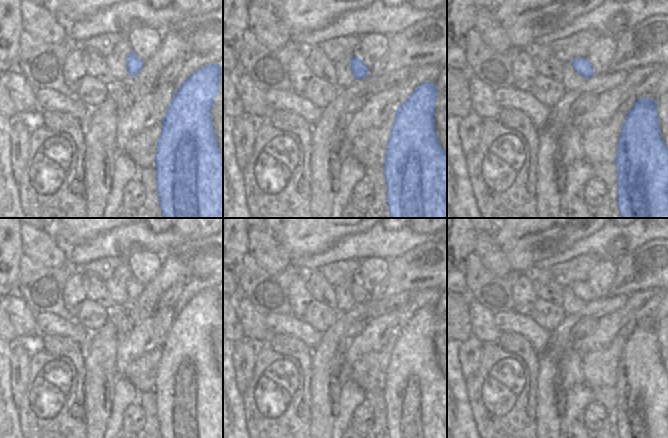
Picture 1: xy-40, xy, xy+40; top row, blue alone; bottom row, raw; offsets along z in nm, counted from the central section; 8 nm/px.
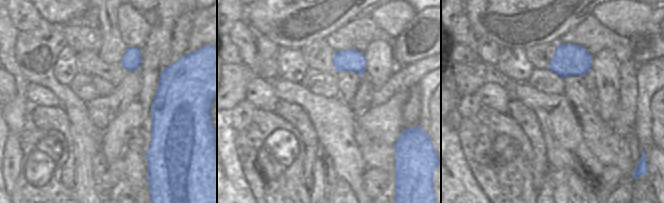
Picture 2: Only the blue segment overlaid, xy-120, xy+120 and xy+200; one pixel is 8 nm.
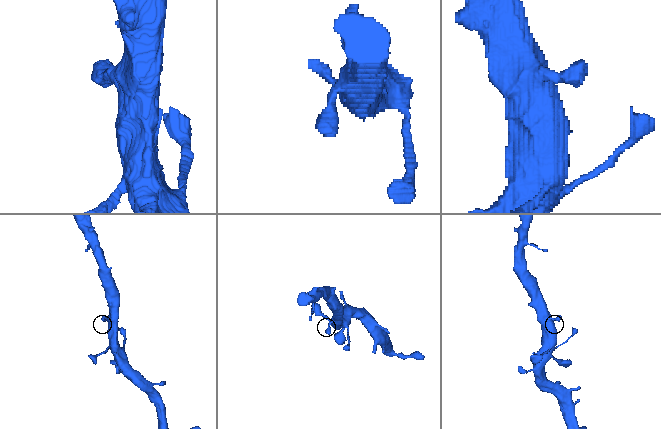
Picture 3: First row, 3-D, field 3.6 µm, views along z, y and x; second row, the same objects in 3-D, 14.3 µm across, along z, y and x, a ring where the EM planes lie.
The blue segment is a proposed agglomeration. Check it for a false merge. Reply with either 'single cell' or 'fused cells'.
single cell

